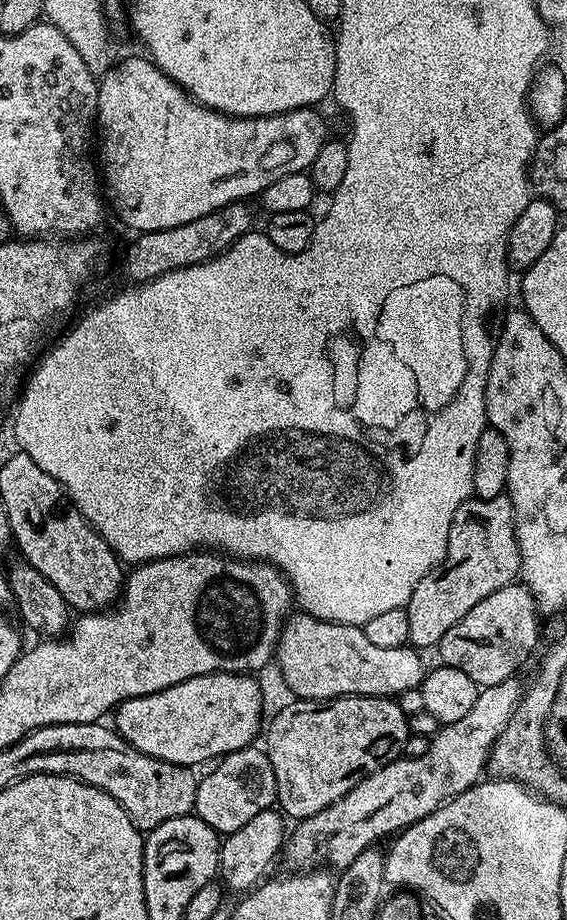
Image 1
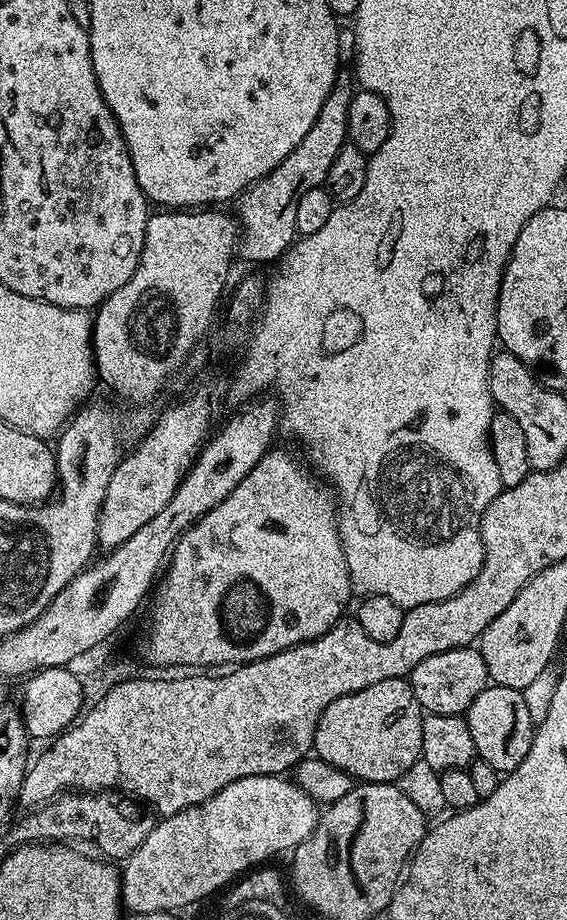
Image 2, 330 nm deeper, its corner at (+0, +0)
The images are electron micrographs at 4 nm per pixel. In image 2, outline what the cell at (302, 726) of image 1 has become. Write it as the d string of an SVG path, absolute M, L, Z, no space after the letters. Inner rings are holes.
M398 676L386 678L386 682L374 682L374 686L366 686L366 690L334 698L334 702L322 710L322 718L318 718L312 746L319 759L325 760L331 768L342 770L353 781L391 784L399 781L400 776L406 774L406 770L422 758L422 722L425 715L418 698L414 698L414 690L407 679Z

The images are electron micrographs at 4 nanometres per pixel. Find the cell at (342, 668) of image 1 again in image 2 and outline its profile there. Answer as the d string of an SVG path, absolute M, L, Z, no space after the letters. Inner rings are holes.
M469 646L467 648L455 648L446 650L442 654L430 654L423 662L418 662L410 673L410 683L414 690L414 698L418 698L420 707L428 714L450 714L451 716L464 716L467 713L470 702L482 694L482 690L488 687L488 667L482 658L479 647Z

